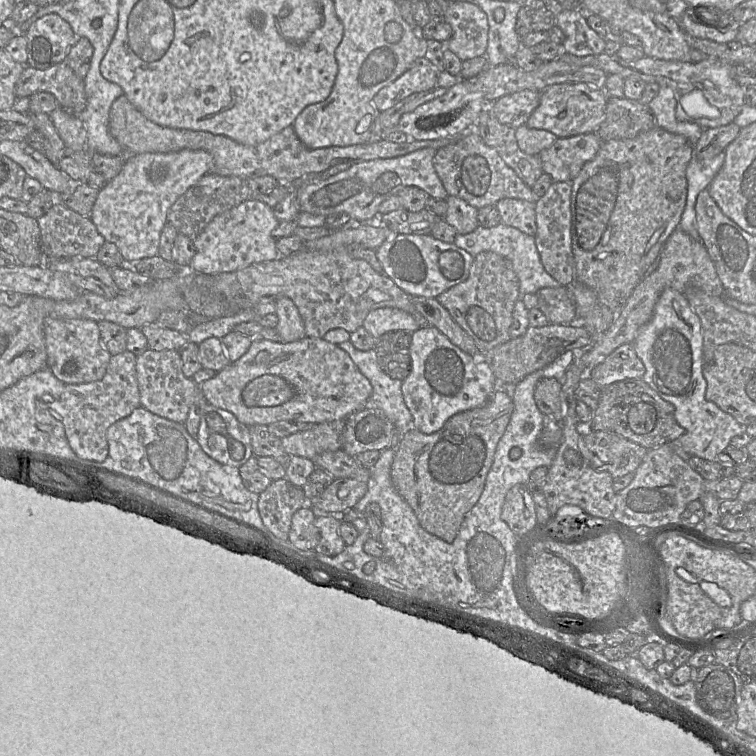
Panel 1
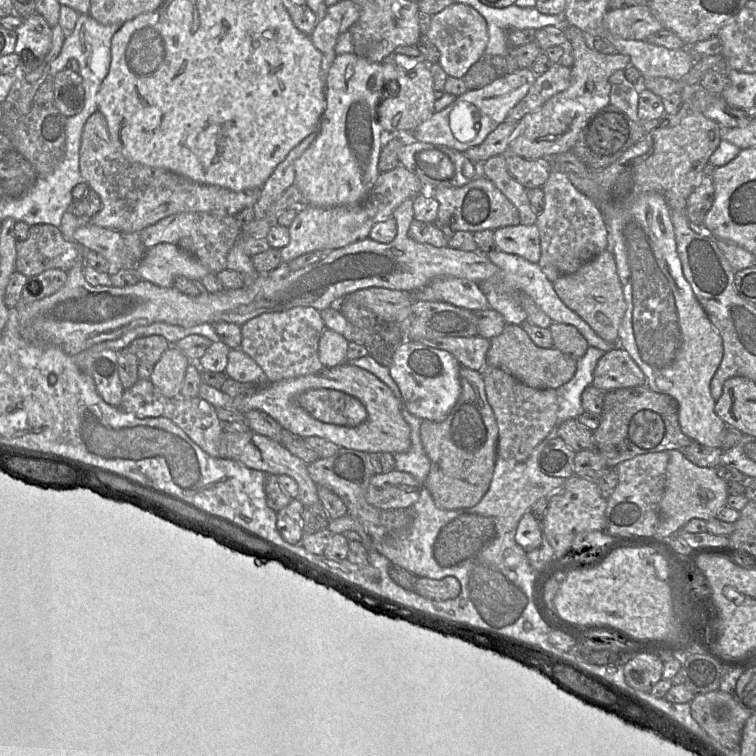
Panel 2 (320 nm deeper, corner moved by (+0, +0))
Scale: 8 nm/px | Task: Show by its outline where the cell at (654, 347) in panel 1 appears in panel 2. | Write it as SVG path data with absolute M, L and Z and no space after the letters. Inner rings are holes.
M575 173L566 175L582 194L597 204L608 229L609 250L614 255L626 301L626 312L618 332L618 345L644 373L647 387L677 401L682 432L704 446L721 448L726 424L715 413L716 401L711 395L710 384L723 357L723 343L683 274L671 209L665 198L656 192L646 192L638 195L633 201L613 202L606 197L606 191L591 178L581 178Z

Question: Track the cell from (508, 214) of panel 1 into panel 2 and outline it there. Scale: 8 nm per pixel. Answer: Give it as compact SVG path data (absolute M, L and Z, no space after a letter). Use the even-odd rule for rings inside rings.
M536 224L505 226L494 230L496 249L537 263L541 255L539 230Z

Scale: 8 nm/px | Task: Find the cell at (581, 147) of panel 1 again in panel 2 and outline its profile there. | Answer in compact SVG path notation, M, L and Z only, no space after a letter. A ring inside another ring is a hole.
M511 153L505 156L509 173L526 189L542 187L552 172L549 158L528 160Z

